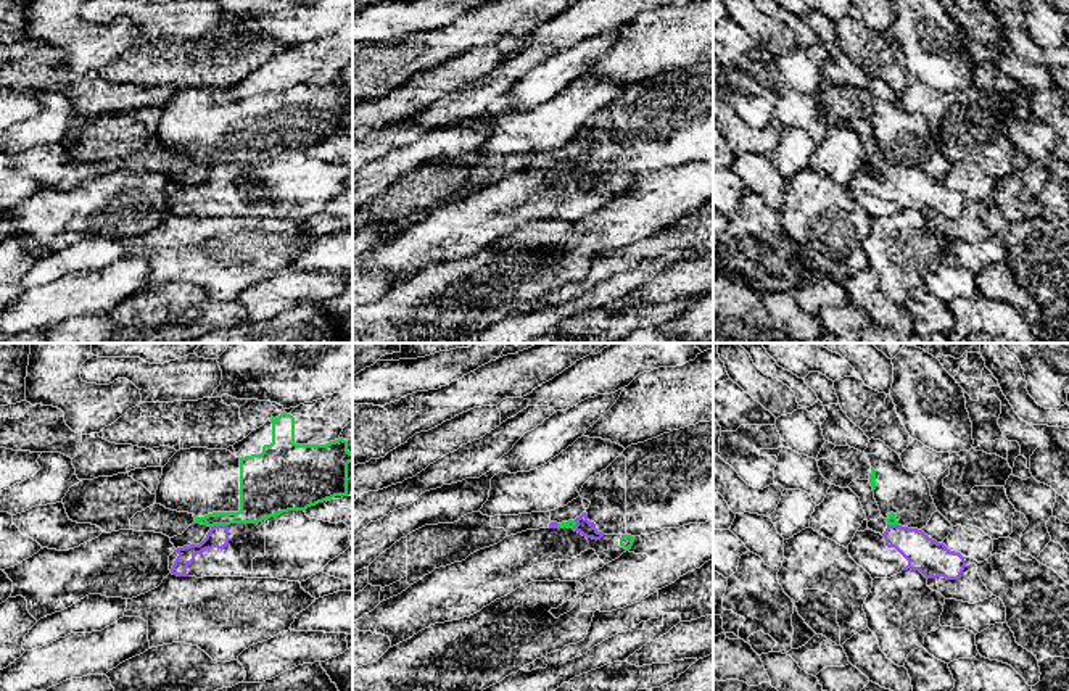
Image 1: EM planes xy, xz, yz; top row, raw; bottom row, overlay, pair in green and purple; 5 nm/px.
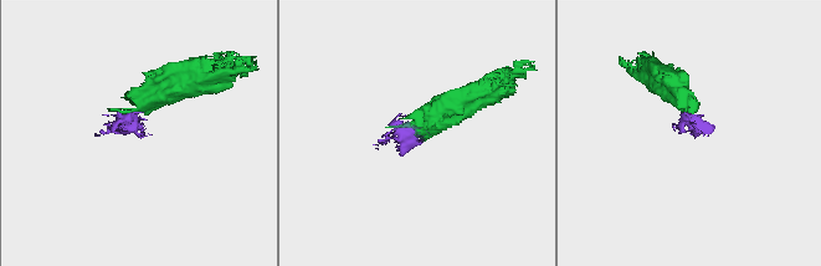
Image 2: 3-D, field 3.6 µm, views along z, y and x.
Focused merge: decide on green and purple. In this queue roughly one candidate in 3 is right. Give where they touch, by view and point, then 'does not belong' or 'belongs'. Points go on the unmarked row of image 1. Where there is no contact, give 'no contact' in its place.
contact xy (219, 163); does not belong

